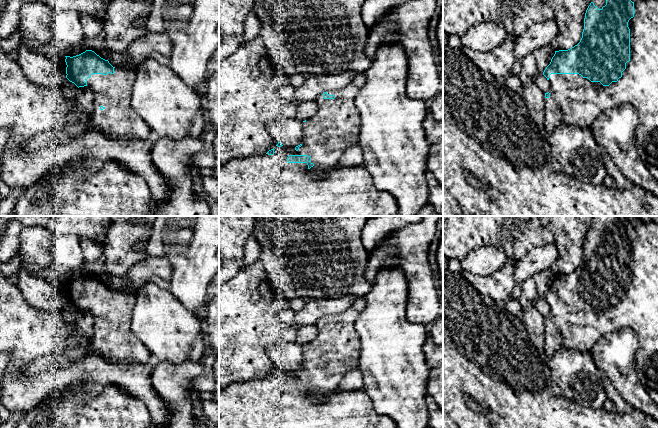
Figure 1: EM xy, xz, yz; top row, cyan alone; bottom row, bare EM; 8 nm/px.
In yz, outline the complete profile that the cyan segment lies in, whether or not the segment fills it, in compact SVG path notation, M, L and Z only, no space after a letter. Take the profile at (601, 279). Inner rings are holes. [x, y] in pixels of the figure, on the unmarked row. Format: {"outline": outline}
{"outline": "M595 216L585 237L580 266L568 274L555 275L543 299L550 308L550 315L545 317L546 361L560 348L591 352L601 337L629 327L639 342L635 361L638 378L658 404L658 217L644 222L636 216Z"}

